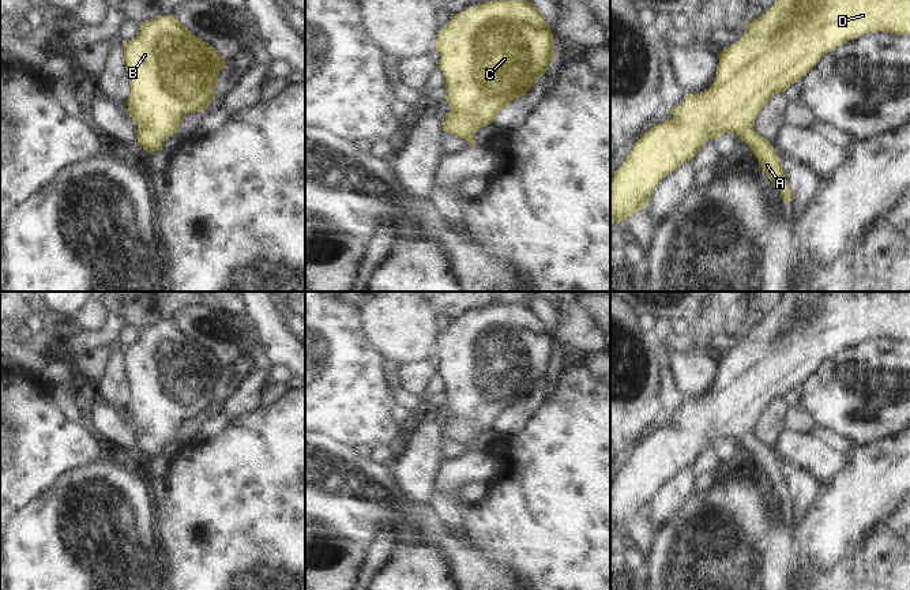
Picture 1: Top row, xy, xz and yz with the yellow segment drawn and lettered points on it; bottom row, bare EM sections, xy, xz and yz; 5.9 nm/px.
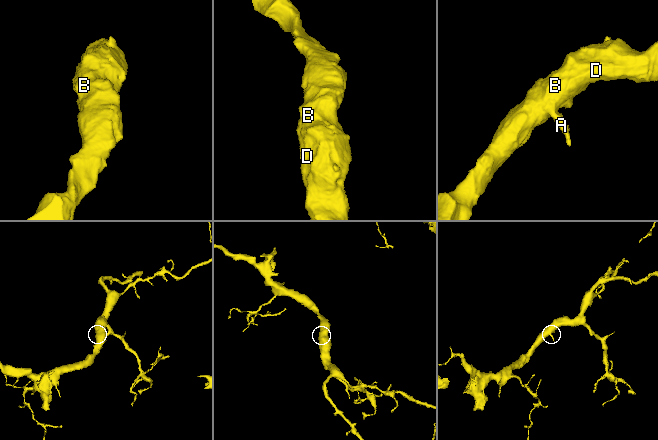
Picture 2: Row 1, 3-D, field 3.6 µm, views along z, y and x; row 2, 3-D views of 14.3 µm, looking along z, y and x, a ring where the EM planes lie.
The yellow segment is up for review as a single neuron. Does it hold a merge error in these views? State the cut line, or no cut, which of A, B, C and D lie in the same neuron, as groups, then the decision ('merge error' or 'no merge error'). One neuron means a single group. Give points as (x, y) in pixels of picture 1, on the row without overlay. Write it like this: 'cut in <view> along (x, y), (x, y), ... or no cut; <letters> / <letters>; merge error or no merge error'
no cut; A B C D; no merge error

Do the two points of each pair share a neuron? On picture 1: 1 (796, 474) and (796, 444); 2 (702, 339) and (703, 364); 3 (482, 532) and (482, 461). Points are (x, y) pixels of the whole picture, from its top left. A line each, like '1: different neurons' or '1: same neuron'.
1: different neurons
2: different neurons
3: different neurons

